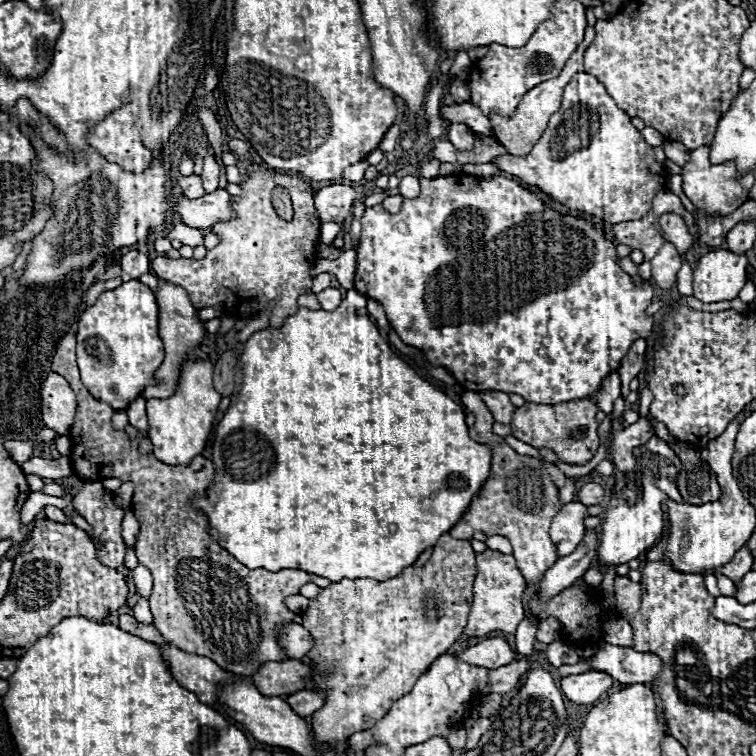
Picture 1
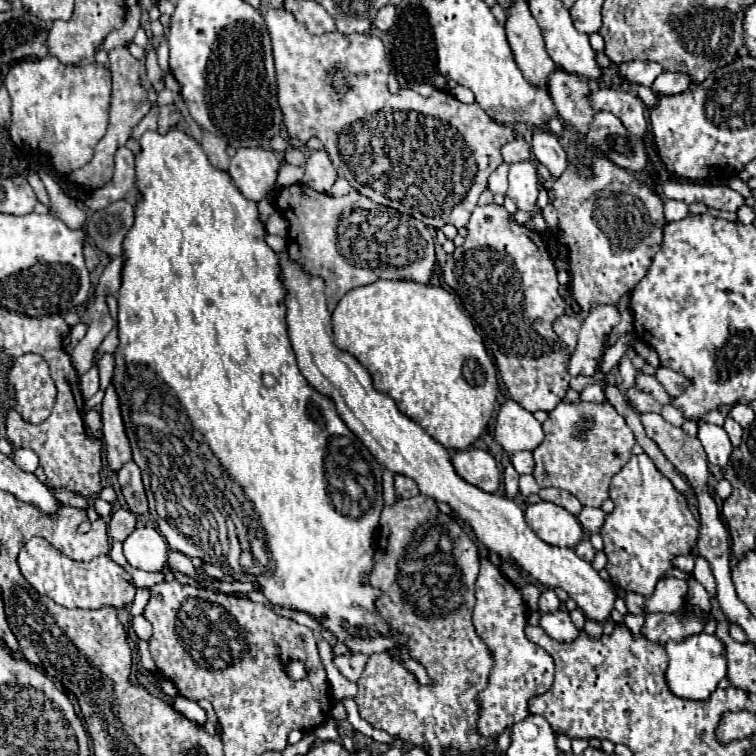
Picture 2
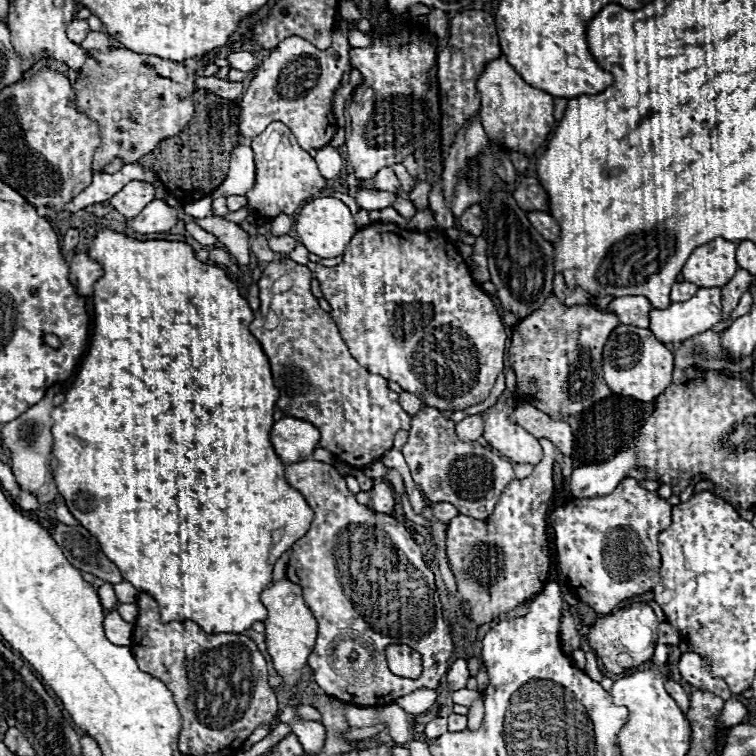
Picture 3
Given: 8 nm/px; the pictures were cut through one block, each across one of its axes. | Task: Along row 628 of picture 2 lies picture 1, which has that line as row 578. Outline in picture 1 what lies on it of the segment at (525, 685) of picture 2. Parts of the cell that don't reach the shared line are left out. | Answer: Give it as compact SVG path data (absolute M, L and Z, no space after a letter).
M486 550L476 556L478 562L478 574L474 582L474 598L470 604L470 616L468 624L464 628L464 634L468 638L484 636L488 632L504 632L514 634L516 626L524 620L524 592L526 592L526 580L520 574L514 556L506 556L496 550Z

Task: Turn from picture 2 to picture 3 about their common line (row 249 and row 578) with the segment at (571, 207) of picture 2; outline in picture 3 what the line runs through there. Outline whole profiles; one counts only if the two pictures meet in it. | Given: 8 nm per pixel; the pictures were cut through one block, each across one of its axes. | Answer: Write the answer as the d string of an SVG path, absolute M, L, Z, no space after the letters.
M624 478L608 496L574 499L572 503L562 506L562 510L552 512L550 522L556 534L558 564L562 574L568 576L578 600L594 608L598 614L608 614L620 602L652 590L658 584L660 570L658 534L670 526L670 510L672 506L664 498L658 498L656 492L648 492L638 486L634 478Z

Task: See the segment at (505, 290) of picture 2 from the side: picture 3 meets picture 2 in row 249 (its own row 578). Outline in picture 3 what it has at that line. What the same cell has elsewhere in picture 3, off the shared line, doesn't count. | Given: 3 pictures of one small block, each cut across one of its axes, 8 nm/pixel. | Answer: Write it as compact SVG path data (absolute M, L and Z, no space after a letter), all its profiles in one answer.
M540 440L544 458L534 472L524 480L512 480L494 512L484 518L470 518L458 514L446 532L446 546L452 572L458 584L460 600L470 602L470 618L476 626L482 626L496 618L500 612L508 612L518 604L538 594L548 580L550 554L546 535L548 506L554 494L553 464L556 448L550 440Z

